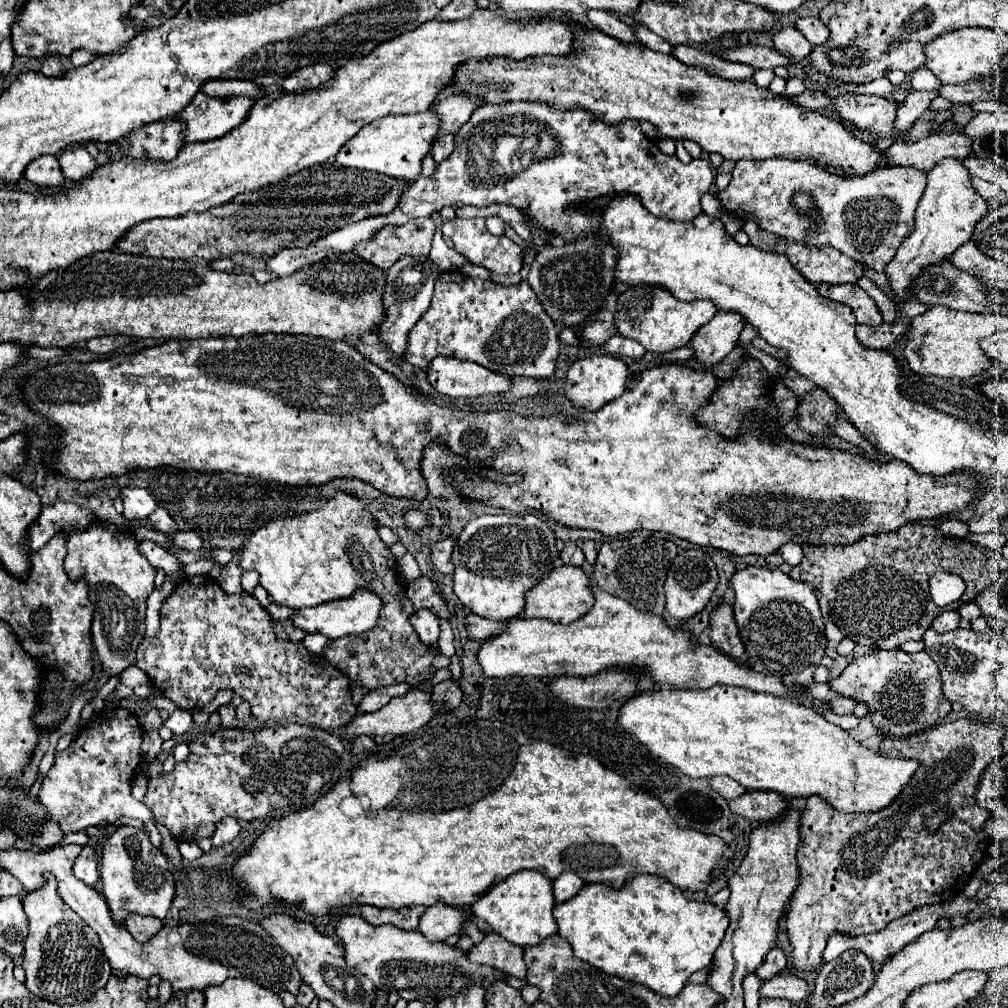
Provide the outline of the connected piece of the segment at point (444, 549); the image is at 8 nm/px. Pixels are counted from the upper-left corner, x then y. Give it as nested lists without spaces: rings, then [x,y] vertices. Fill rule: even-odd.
[[[446,537],[438,543],[434,543],[434,547],[432,547],[434,567],[444,575],[452,575],[452,549],[454,547],[456,547],[456,537]]]

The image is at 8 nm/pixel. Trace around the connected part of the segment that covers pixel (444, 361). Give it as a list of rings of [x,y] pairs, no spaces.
[[[436,357],[428,365],[426,375],[438,393],[450,397],[476,397],[510,389],[510,379],[506,375],[454,357]]]

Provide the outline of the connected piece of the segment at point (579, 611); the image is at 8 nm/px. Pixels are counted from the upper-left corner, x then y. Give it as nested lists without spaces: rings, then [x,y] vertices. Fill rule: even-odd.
[[[562,565],[556,567],[546,579],[542,579],[536,587],[528,591],[526,597],[526,607],[522,617],[544,617],[554,623],[572,623],[584,613],[588,613],[590,605],[594,605],[594,593],[592,593],[592,575],[584,573],[582,567],[576,565]]]

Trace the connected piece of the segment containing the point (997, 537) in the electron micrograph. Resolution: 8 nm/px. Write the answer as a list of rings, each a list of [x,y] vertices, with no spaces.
[[[968,533],[966,539],[972,541],[976,547],[996,549],[996,551],[1000,551],[1002,545],[1006,543],[1006,537],[1002,533],[984,533],[984,535],[972,535],[972,533]]]

